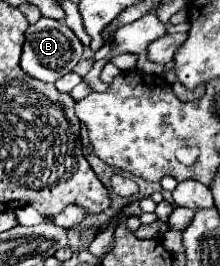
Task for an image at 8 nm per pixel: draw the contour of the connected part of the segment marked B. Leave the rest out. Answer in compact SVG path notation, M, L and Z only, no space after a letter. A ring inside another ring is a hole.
M40 17L34 25L26 29L26 41L24 41L24 51L20 57L20 67L24 73L30 73L30 77L44 81L44 83L56 83L62 75L70 73L74 65L82 57L84 45L80 39L74 35L74 31L64 25L62 21Z

